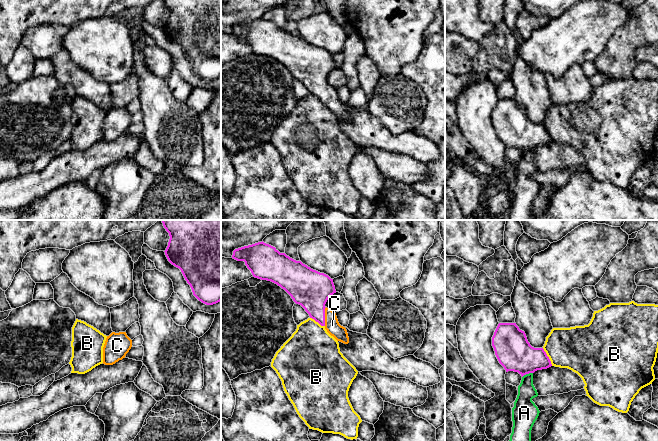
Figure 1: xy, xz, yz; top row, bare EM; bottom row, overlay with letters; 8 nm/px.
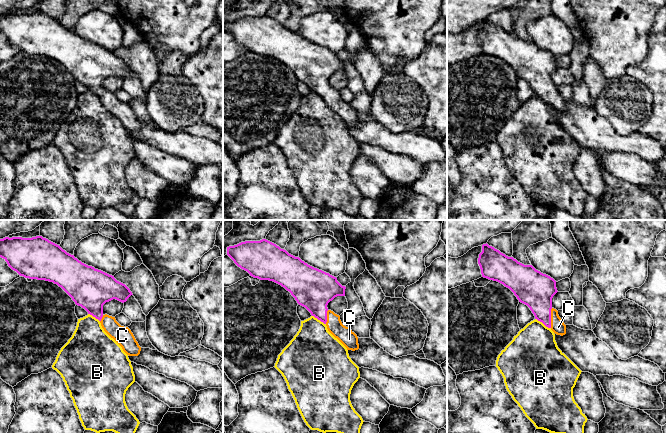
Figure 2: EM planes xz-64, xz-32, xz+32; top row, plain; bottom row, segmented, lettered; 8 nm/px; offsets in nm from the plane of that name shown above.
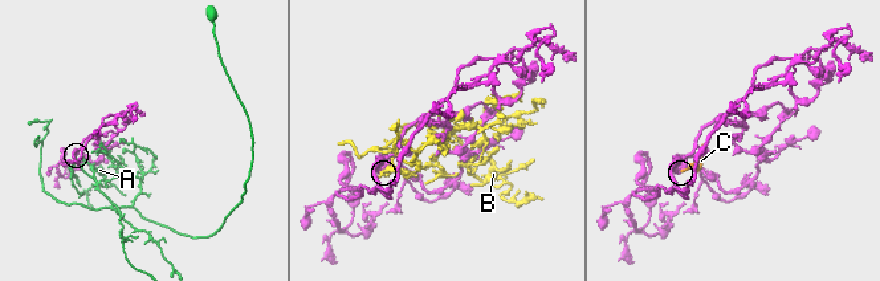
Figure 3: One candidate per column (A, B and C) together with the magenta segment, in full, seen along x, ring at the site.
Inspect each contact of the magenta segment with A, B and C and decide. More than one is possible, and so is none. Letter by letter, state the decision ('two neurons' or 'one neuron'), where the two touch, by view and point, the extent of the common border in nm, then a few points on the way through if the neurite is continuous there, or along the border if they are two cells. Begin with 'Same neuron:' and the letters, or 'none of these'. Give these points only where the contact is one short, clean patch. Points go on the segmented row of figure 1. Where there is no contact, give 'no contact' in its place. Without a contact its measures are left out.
Same neuron: C
A: two neurons; meets magenta in yz at (527, 373); contact 100 nm long; border along yz (532, 372), (526, 373), (522, 377)
B: two neurons; meets magenta in yz at (548, 357); contact 170 nm long; border along yz (542, 348), (552, 365)
C: one neuron; meets magenta in xz at (324, 316); contact 150 nm long

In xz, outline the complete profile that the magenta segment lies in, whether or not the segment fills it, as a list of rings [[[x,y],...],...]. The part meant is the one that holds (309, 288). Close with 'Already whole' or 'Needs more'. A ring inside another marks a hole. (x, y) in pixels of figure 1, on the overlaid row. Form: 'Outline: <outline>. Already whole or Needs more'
Outline: [[[263,241],[235,249],[232,258],[244,261],[253,277],[280,286],[337,341],[349,343],[346,328],[339,324],[336,313],[325,306],[328,298],[336,293],[333,279],[328,275],[280,253]]]. Needs more

